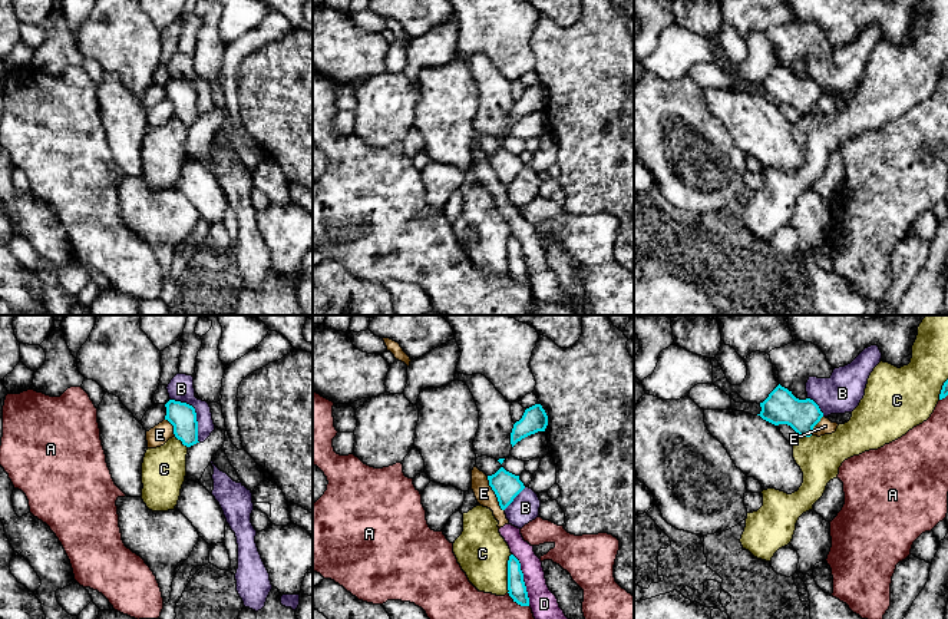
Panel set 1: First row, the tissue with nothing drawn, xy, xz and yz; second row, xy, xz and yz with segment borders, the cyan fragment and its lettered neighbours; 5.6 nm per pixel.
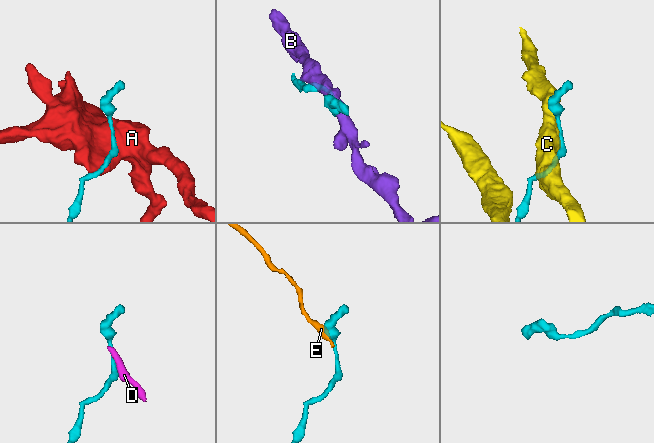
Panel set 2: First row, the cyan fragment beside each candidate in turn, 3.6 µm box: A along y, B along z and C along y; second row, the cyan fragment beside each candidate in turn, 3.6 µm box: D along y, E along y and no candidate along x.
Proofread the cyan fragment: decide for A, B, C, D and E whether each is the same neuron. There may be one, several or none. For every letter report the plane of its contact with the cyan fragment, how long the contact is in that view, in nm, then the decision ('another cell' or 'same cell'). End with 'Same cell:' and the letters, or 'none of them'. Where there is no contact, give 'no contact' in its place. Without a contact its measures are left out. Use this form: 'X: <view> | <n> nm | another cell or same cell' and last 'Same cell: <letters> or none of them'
A: xz | 150 nm | another cell
B: xy | 300 nm | another cell
C: xz | 220 nm | another cell
D: xz | 320 nm | another cell
E: xz | 220 nm | another cell
Same cell: none of them

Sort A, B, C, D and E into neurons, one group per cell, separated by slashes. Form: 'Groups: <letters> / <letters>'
Groups: A / B / C / D E

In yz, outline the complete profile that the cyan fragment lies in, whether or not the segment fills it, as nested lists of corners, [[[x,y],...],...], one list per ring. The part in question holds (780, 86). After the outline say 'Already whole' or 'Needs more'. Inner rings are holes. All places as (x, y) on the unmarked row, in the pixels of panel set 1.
[[[780,63],[760,82],[760,86],[762,90],[757,95],[774,105],[790,105],[799,116],[810,116],[813,106],[823,96],[813,79],[799,79]]]. Already whole

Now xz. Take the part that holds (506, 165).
[[[501,146],[495,153],[488,155],[488,159],[502,189],[505,189],[525,168],[523,162],[519,159],[519,155],[506,150],[503,146]]]. Already whole

